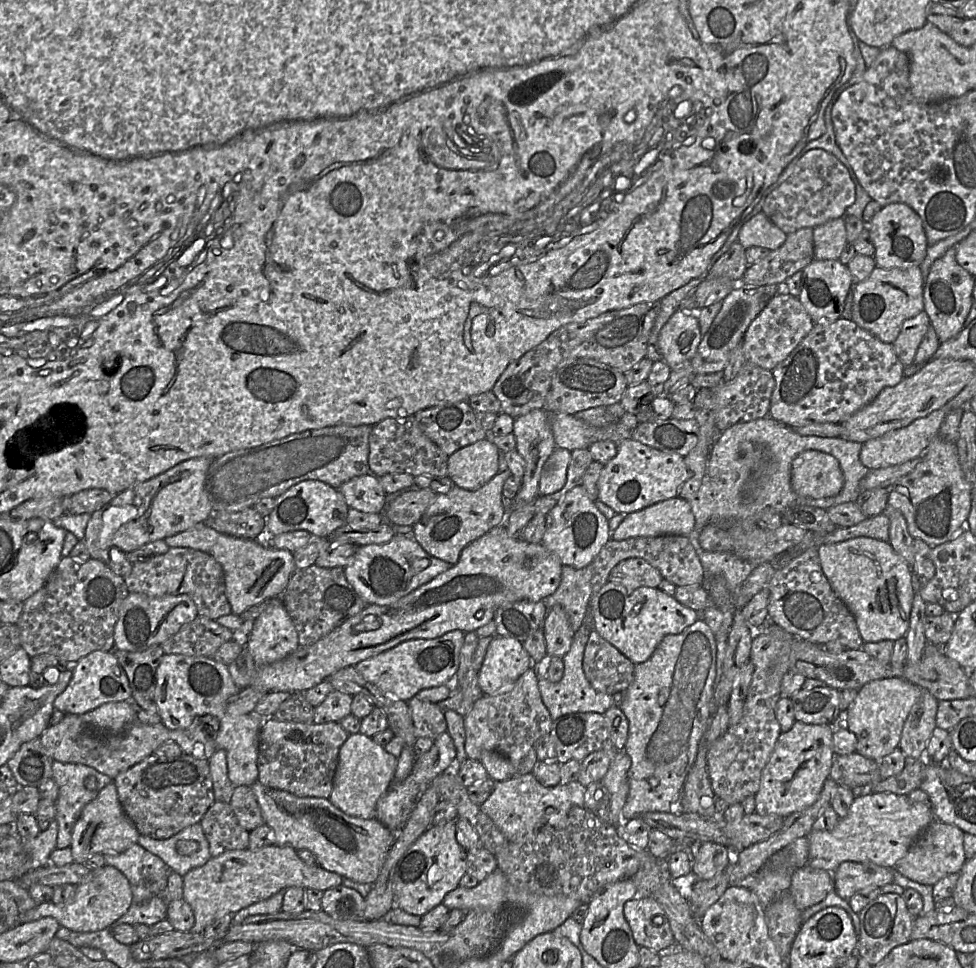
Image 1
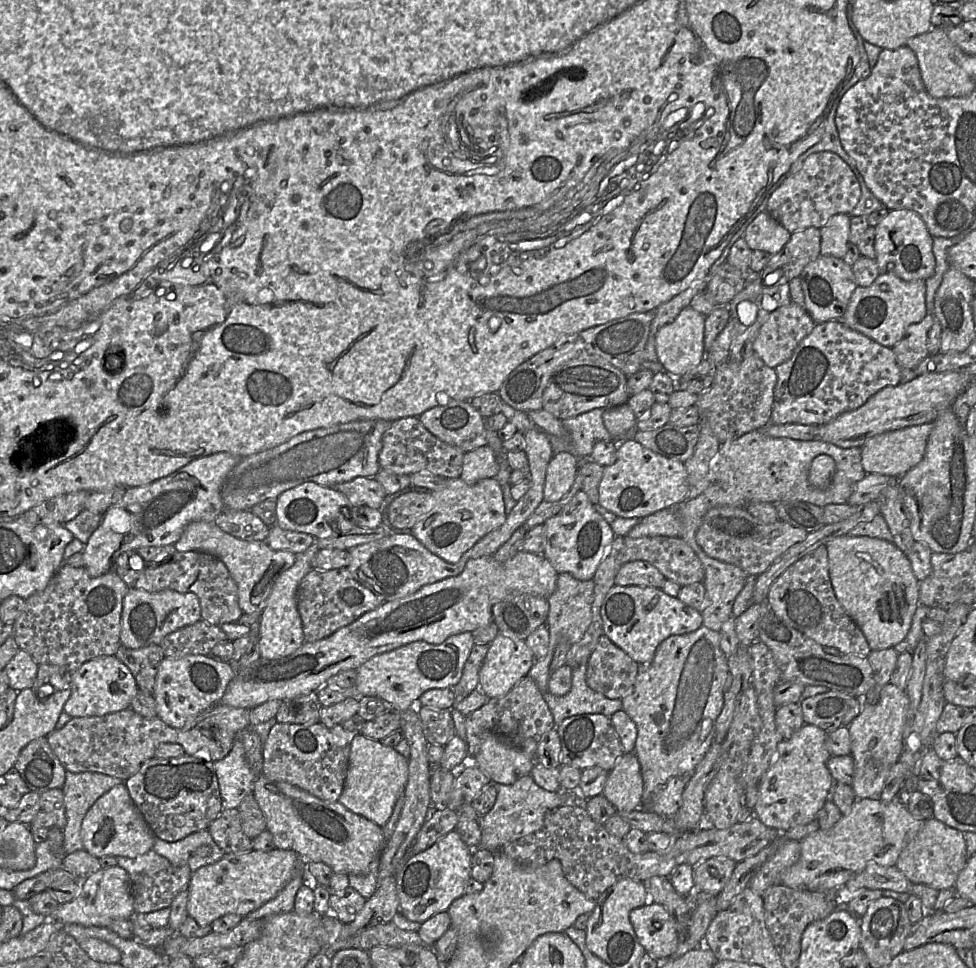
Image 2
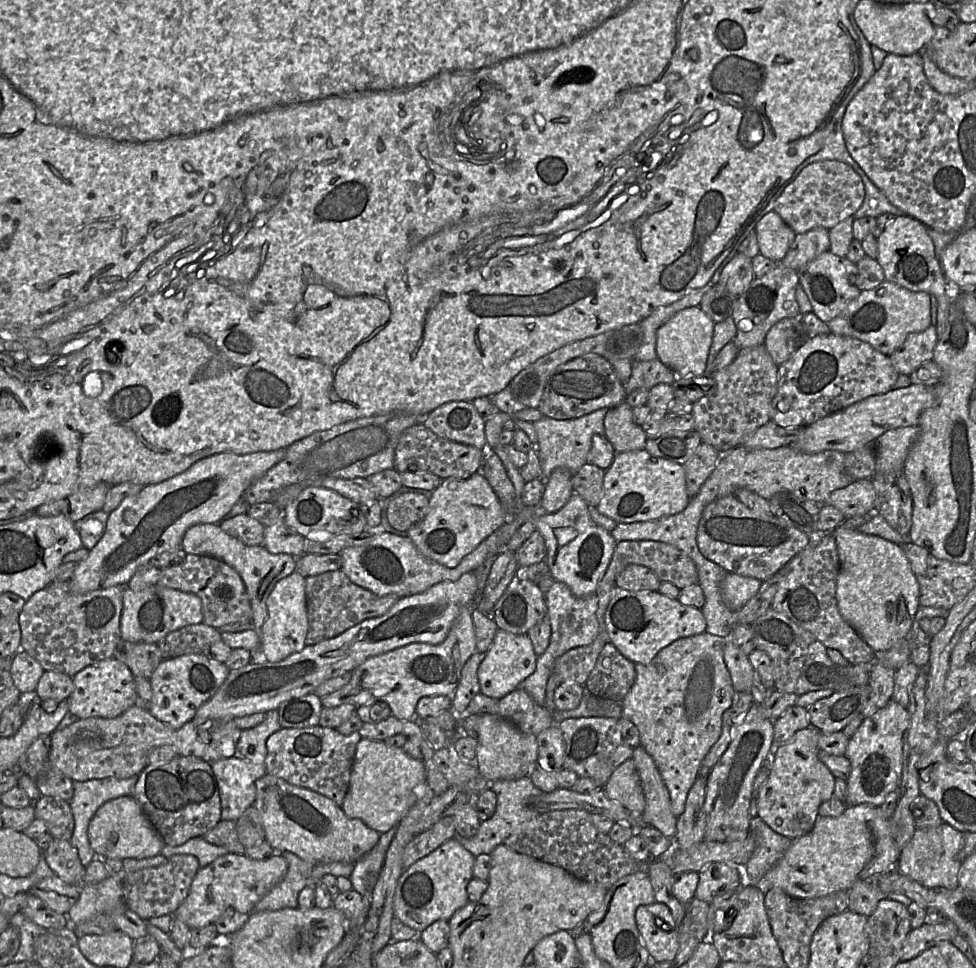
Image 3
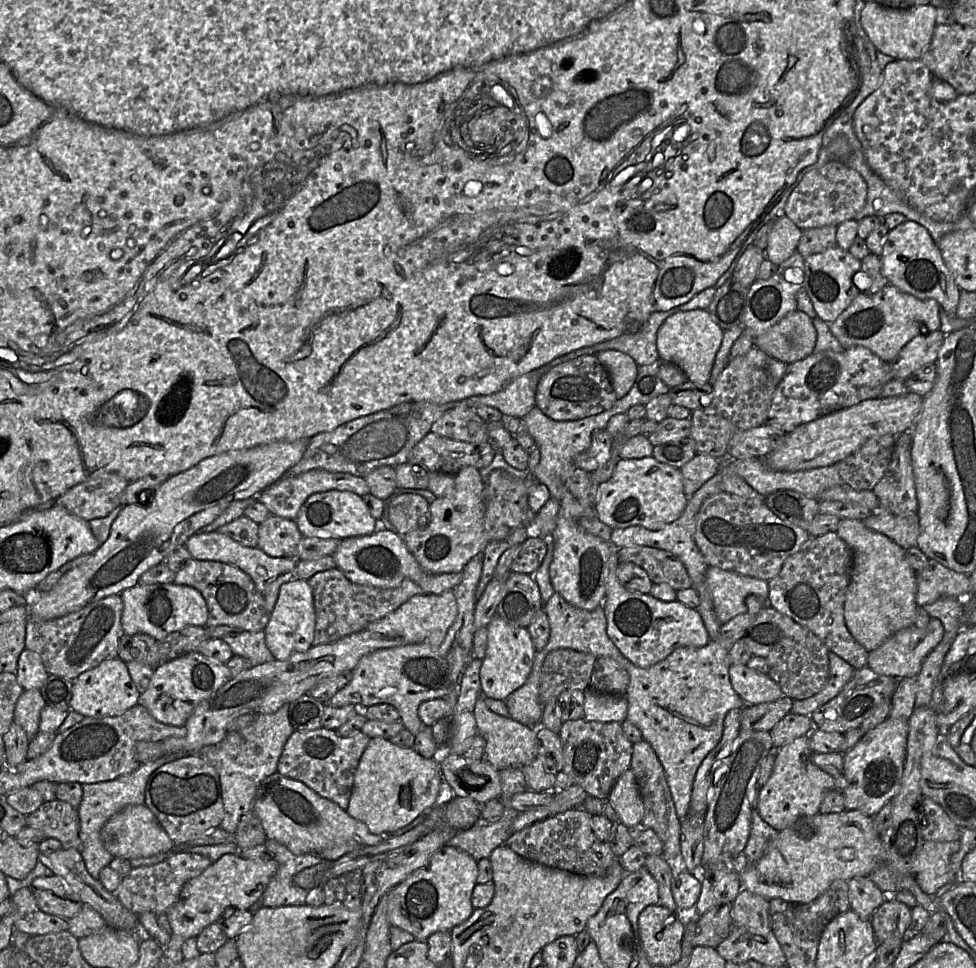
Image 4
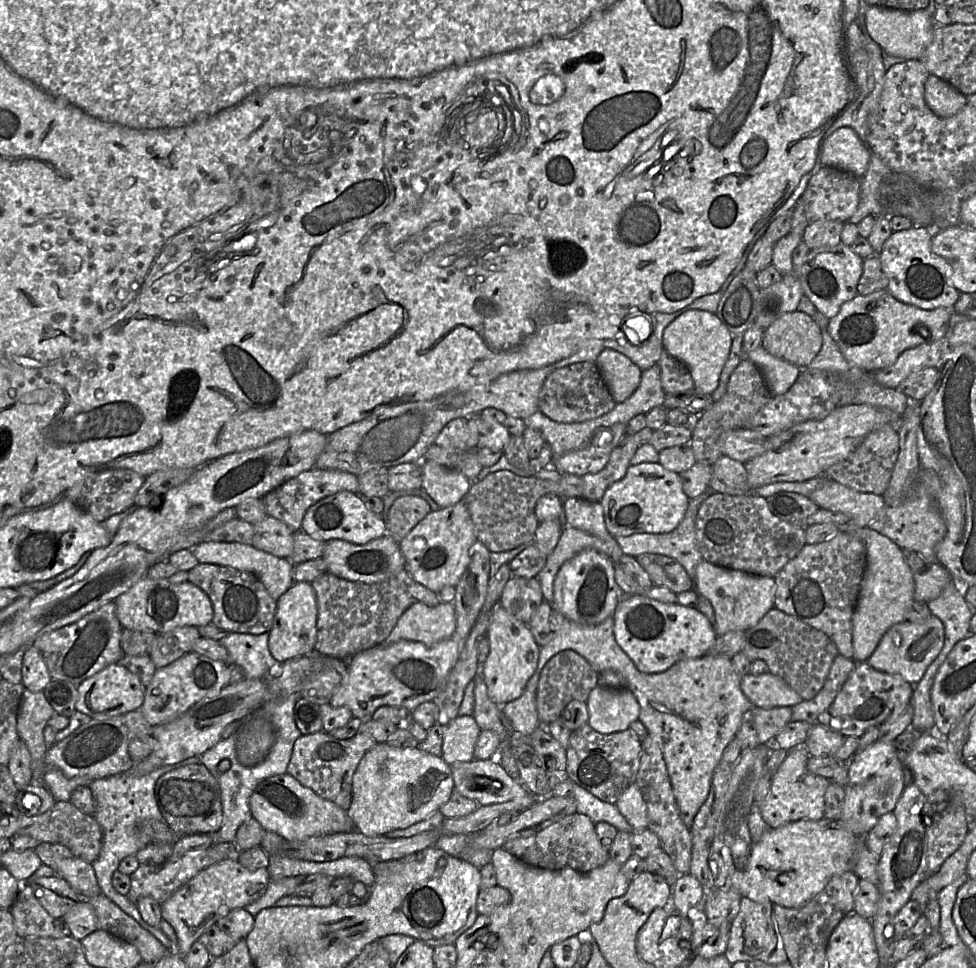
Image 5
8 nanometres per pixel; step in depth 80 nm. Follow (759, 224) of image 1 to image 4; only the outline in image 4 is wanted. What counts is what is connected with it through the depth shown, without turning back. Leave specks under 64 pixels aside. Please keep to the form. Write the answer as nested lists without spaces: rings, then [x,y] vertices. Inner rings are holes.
[[[785,215],[775,218],[771,221],[767,246],[764,249],[766,258],[775,265],[780,265],[796,251],[802,233]]]

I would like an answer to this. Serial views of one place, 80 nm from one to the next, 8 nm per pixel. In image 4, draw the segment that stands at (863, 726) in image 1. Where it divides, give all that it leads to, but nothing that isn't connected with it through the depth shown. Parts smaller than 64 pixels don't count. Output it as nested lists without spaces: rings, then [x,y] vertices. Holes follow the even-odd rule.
[[[888,717],[866,732],[844,756],[844,776],[847,786],[843,791],[846,810],[859,810],[874,817],[885,804],[899,793],[906,759],[908,720]]]

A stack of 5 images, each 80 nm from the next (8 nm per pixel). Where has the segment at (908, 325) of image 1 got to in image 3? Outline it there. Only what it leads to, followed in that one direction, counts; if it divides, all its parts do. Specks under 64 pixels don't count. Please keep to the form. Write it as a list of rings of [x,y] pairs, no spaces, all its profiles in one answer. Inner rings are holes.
[[[936,325],[910,333],[903,344],[890,356],[899,374],[910,375],[923,363],[932,360],[938,342]]]

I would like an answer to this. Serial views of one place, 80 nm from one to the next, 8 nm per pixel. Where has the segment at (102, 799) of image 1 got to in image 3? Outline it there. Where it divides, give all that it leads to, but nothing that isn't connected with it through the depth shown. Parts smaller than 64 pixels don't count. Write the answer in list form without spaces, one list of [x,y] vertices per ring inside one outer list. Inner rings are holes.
[[[121,796],[104,803],[89,823],[88,839],[96,858],[100,859],[149,858],[159,855],[166,845],[142,807],[132,796]]]

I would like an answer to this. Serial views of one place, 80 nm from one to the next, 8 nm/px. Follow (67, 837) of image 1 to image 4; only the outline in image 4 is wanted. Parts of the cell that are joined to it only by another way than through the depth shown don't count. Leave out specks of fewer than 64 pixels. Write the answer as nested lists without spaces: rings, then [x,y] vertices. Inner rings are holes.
[[[173,753],[173,754],[166,754],[165,756],[161,757],[160,759],[146,762],[143,764],[140,764],[140,766],[133,772],[120,776],[114,780],[111,781],[104,781],[104,782],[98,782],[93,784],[81,784],[83,789],[83,797],[82,801],[77,808],[78,814],[79,814],[79,820],[80,820],[80,831],[79,831],[79,837],[81,840],[81,847],[78,849],[84,859],[86,869],[90,873],[90,875],[97,879],[99,878],[100,871],[106,867],[109,866],[110,862],[114,859],[114,857],[106,850],[104,847],[104,844],[101,839],[101,829],[105,825],[105,823],[115,814],[123,810],[124,808],[131,806],[131,805],[145,805],[145,789],[147,782],[150,778],[150,776],[153,774],[155,770],[157,770],[159,767],[174,761],[180,757],[187,756],[188,754],[199,754],[199,753]]]

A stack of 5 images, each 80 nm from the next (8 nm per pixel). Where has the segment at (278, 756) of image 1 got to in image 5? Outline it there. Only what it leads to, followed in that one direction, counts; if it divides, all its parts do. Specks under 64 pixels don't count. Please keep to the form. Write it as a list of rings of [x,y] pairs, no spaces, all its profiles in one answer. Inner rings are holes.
[[[324,730],[301,735],[294,743],[287,773],[316,794],[346,811],[352,802],[353,775],[363,756],[377,742],[370,735],[358,732],[350,739],[337,739]]]

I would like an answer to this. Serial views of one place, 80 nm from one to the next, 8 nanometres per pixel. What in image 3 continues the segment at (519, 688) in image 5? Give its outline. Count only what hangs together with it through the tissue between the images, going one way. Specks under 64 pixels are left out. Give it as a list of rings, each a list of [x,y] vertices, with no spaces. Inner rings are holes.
[[[498,629],[478,669],[480,693],[497,700],[503,698],[534,672],[537,657],[527,634],[517,635]]]

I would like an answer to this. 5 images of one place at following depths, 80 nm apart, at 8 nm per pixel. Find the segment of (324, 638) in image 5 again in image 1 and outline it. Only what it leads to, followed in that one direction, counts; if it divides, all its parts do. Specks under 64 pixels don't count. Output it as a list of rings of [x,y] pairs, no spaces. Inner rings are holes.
[[[316,564],[294,571],[281,601],[297,630],[299,647],[314,644],[368,605],[346,579],[344,568],[323,568]]]

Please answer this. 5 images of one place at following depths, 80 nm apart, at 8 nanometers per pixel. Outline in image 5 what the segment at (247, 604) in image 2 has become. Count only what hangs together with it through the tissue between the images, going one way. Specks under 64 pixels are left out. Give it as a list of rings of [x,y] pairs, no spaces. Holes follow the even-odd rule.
[[[202,541],[192,548],[199,563],[216,564],[237,570],[251,572],[263,583],[270,596],[278,601],[294,584],[294,564],[287,558],[279,558],[270,553],[237,542]]]

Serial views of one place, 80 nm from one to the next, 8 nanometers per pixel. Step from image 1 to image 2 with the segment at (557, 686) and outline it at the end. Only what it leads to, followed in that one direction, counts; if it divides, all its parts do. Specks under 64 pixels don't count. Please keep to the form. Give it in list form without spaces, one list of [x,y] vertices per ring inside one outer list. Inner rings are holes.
[[[587,664],[572,668],[572,685],[570,691],[563,696],[555,696],[548,690],[543,693],[543,698],[551,711],[555,725],[559,725],[566,718],[581,714],[602,714],[611,717],[622,709],[621,699],[609,699],[592,690],[586,682]]]

